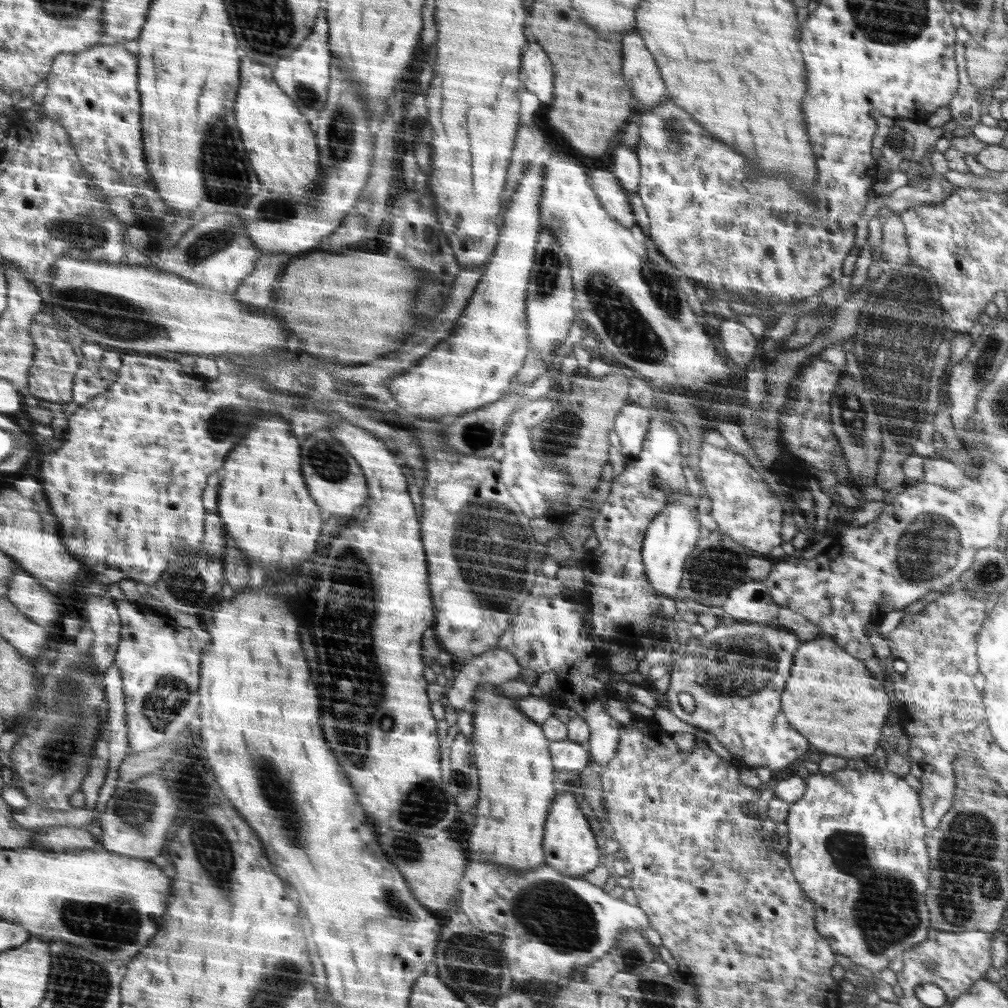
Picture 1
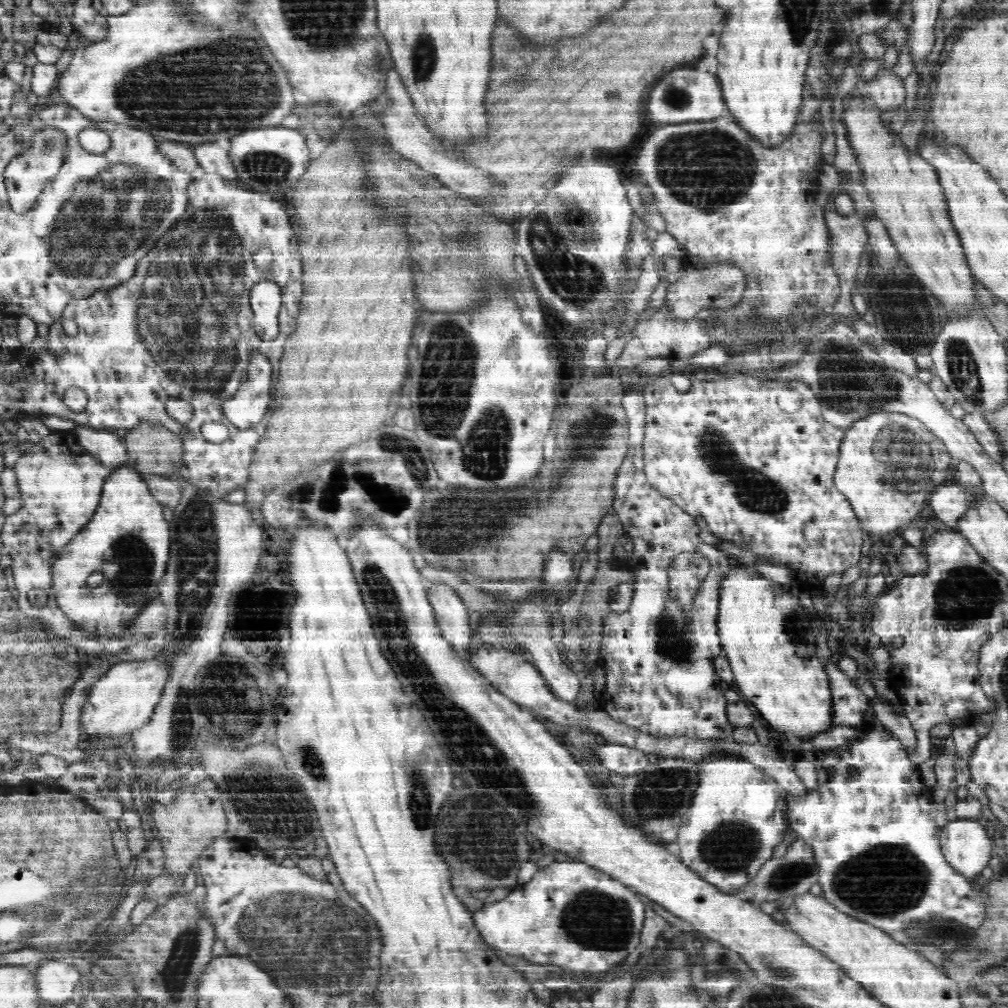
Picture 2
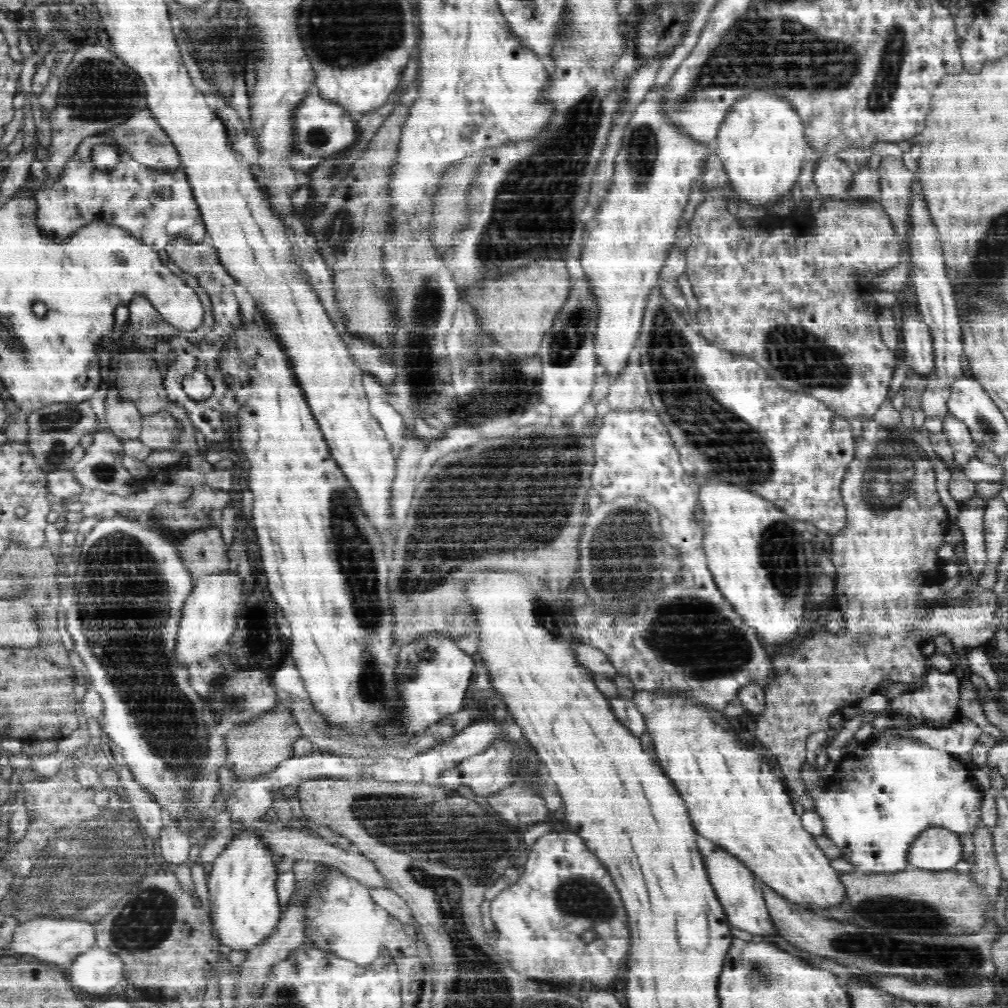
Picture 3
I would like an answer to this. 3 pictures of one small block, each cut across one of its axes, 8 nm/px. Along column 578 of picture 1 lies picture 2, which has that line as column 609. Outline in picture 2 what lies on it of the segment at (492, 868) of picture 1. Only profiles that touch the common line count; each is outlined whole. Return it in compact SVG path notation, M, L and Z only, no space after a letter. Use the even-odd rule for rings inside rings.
M554 862L546 870L540 869L530 884L518 885L520 888L509 893L504 900L484 904L473 912L476 930L491 948L522 956L536 964L554 964L570 972L606 972L640 944L646 900L624 883L594 870L592 866L582 862Z

